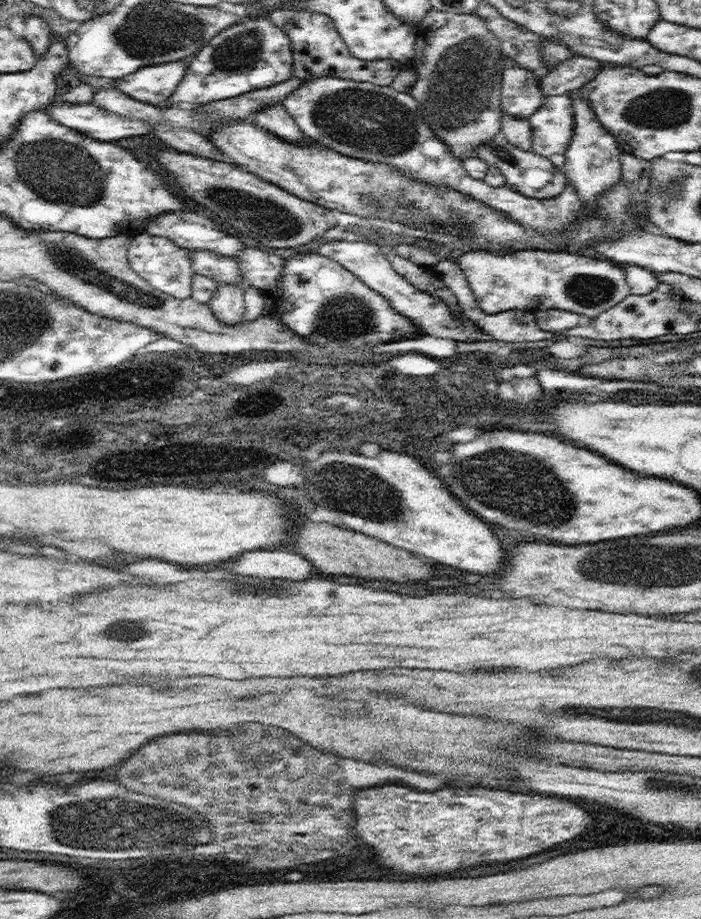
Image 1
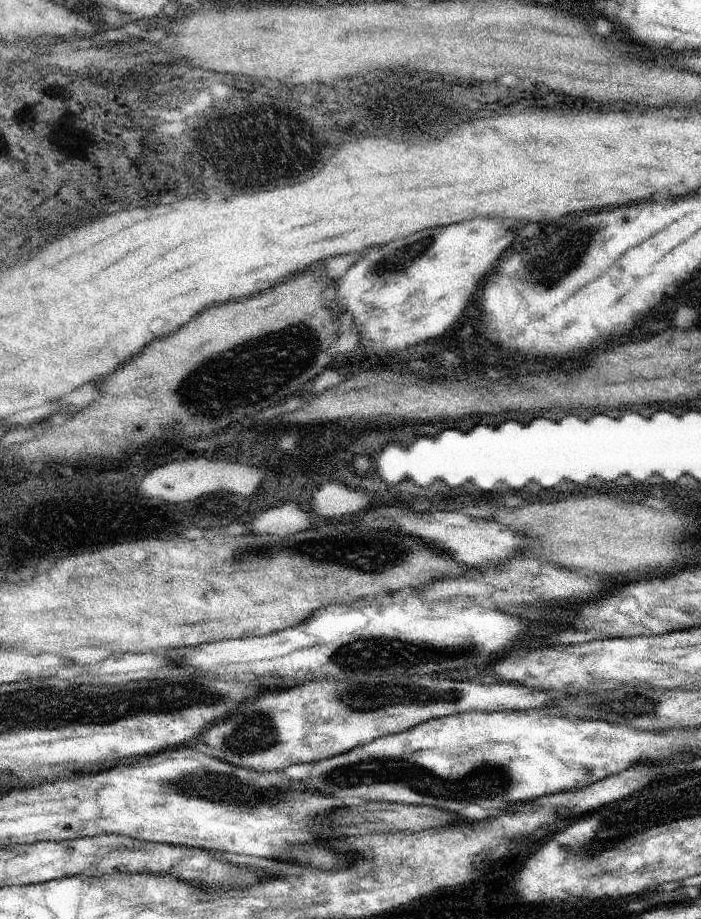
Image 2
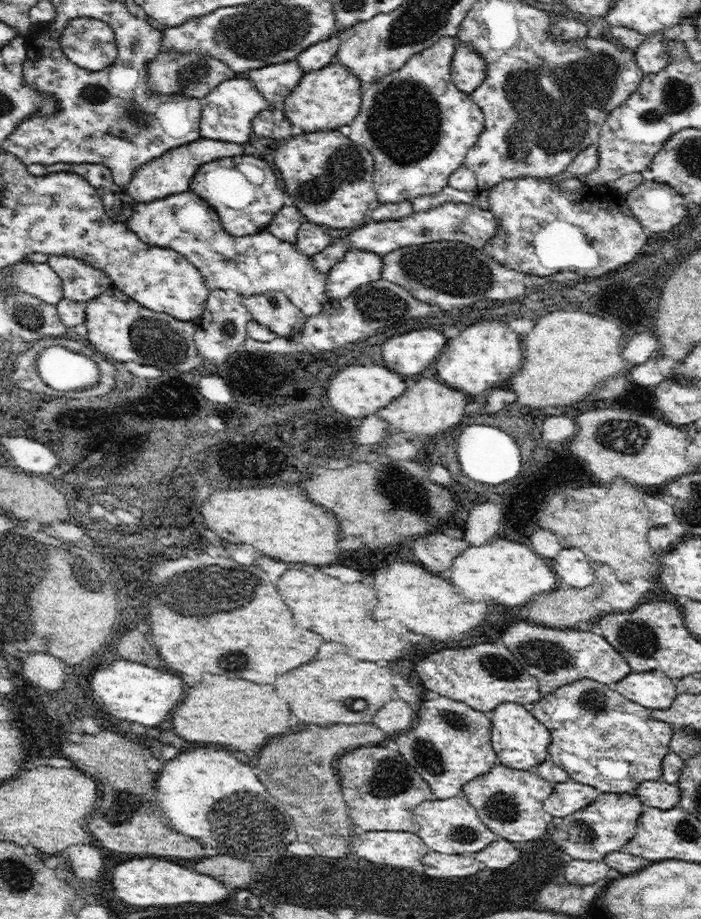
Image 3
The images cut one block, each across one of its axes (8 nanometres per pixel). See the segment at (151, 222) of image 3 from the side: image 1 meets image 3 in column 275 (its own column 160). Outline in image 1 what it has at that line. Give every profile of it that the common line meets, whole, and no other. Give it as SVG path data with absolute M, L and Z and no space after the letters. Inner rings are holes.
M141 232L132 239L128 247L127 258L132 270L150 283L150 286L178 300L192 297L192 276L195 272L192 270L189 249L178 247L174 241L166 237Z

